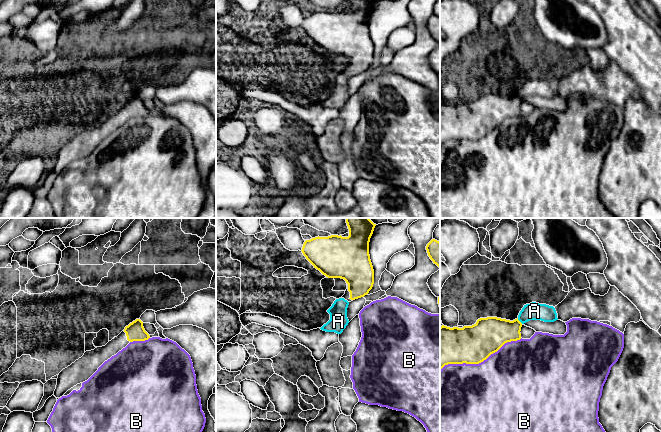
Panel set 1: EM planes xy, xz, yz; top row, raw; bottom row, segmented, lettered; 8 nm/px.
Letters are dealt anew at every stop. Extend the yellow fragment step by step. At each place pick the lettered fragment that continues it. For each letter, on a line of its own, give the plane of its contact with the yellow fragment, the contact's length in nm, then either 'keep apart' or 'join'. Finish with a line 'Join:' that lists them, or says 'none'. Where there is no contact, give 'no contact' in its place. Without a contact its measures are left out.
A: yz | 60 nm | keep apart
B: yz | 700 nm | keep apart
Join: none

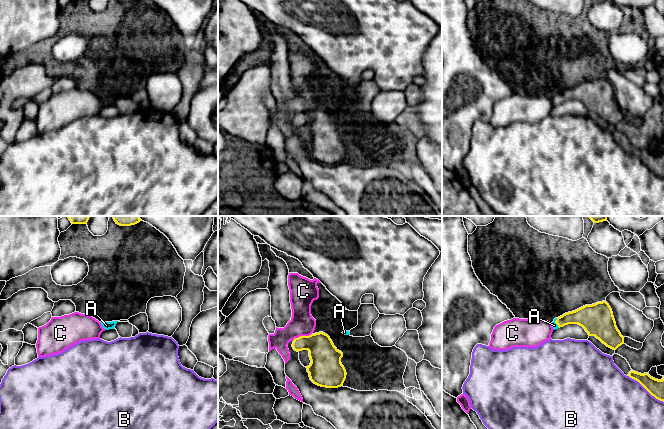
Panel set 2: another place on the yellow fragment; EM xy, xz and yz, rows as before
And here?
A: yz | 80 nm | join
B: yz | 360 nm | keep apart
C: xz | 160 nm | keep apart
Join: A

